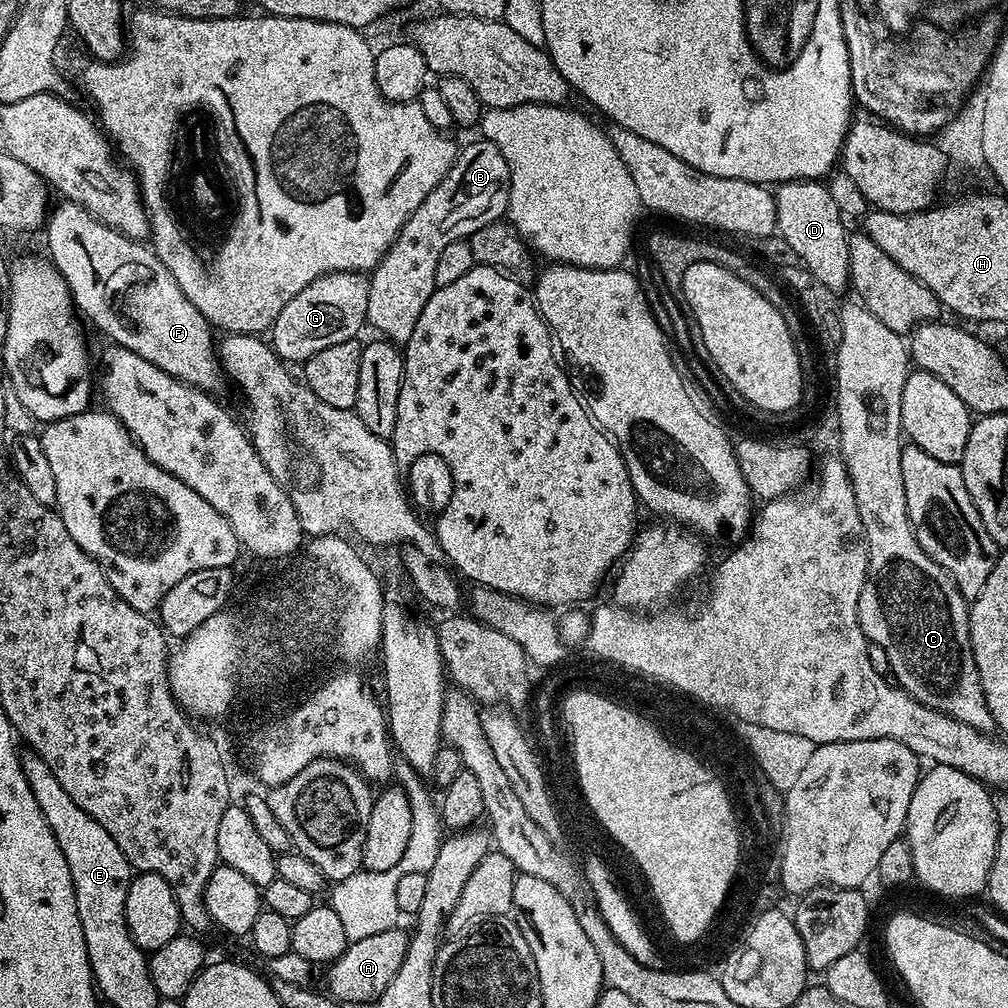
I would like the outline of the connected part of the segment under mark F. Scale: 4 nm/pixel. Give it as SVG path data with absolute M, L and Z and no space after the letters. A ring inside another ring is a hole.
M60 202L51 209L47 232L50 263L62 274L79 315L87 323L89 320L105 332L113 345L154 362L158 370L166 370L191 388L216 394L226 384L218 344L212 341L213 325L182 294L170 270L147 243L123 236L95 220L81 204L71 202Z

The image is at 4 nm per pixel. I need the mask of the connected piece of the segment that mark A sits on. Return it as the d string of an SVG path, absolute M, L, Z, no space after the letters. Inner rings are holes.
M397 926L390 930L382 930L382 934L370 934L370 938L353 940L348 949L339 956L327 969L327 991L335 1000L346 1002L349 1006L368 1004L380 999L380 995L394 982L394 974L398 974L398 966L406 958L409 933Z

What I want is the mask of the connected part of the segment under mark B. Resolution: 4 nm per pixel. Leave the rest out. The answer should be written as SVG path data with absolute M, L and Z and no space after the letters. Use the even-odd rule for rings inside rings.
M476 138L476 141L473 142L473 144L468 144L459 149L456 153L456 161L452 163L450 166L450 170L448 173L444 175L442 178L442 182L438 182L438 186L434 186L434 190L430 190L430 194L426 198L426 202L422 202L422 206L418 206L418 210L414 210L414 214L410 214L410 218L407 220L407 222L402 226L402 230L398 234L398 238L396 241L390 246L390 250L388 253L385 254L383 259L380 260L380 263L376 265L375 268L371 269L370 275L368 276L368 305L366 306L366 314L368 315L366 324L367 327L370 329L373 328L373 333L379 334L383 339L397 345L397 346L403 346L408 343L408 339L410 338L410 334L414 334L414 326L418 326L418 317L422 315L422 309L426 307L426 302L430 302L430 298L432 295L436 292L437 286L434 282L434 269L438 267L438 257L442 254L442 250L444 247L446 247L450 242L454 242L455 240L467 240L469 236L472 236L474 233L476 233L478 230L482 230L482 226L486 226L487 224L494 223L495 220L501 219L507 213L508 211L508 203L510 202L510 166L506 166L506 158L502 158L502 150L498 150L498 146L494 146L494 142L490 142L489 140L483 139L483 138Z

